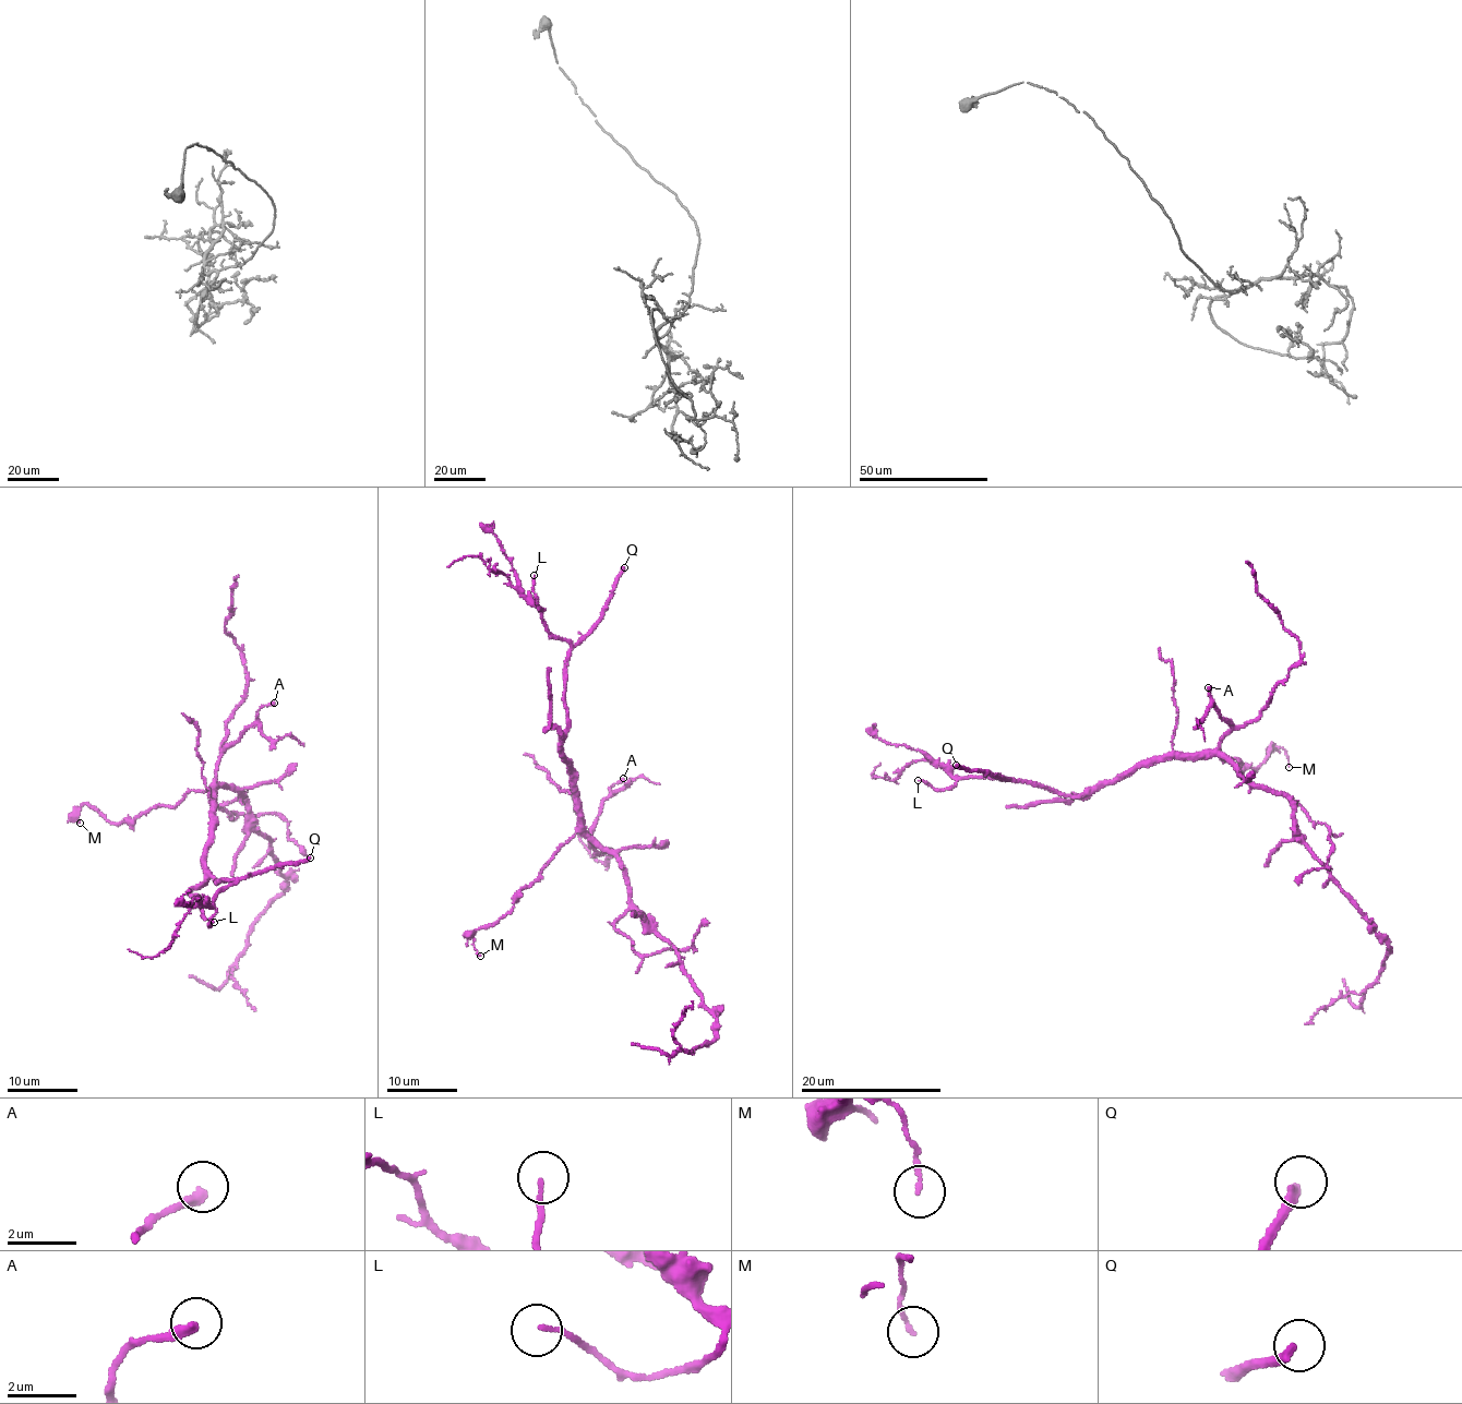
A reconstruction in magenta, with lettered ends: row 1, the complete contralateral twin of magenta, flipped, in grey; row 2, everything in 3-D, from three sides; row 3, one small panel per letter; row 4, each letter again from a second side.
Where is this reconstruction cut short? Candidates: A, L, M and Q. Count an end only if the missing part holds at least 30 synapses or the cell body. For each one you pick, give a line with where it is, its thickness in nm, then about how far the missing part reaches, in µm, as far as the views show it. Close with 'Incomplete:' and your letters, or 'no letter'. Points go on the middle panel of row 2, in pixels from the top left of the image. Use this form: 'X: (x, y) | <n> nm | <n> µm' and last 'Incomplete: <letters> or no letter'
Q: (624, 567) | 280 nm | 170 µm
Incomplete: Q

